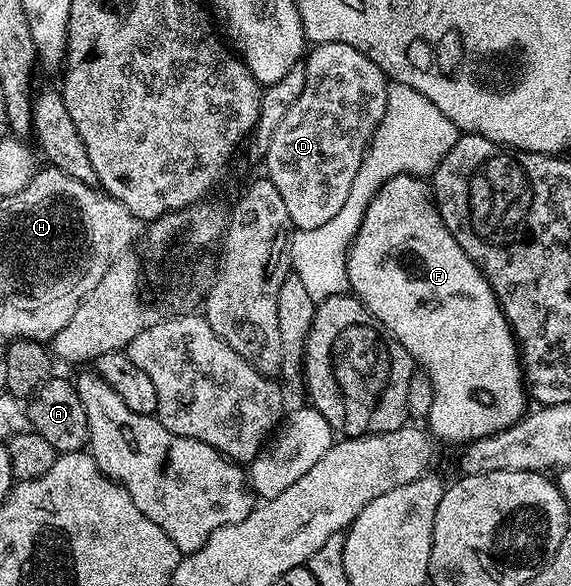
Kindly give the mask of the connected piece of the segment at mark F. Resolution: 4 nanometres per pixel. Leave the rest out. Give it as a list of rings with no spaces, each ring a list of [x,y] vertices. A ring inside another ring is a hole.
[[[399,174],[390,180],[386,180],[386,184],[382,184],[380,191],[372,197],[366,212],[362,216],[362,224],[358,228],[356,238],[352,241],[352,247],[348,249],[348,284],[351,293],[357,300],[395,336],[398,344],[402,344],[402,348],[406,348],[406,352],[411,356],[413,363],[419,369],[425,370],[430,376],[430,384],[434,384],[434,404],[428,413],[426,426],[433,439],[439,440],[441,438],[444,442],[467,444],[479,438],[496,434],[499,430],[505,430],[507,426],[513,426],[524,417],[526,413],[526,407],[524,407],[526,383],[516,338],[513,336],[510,324],[498,304],[496,294],[484,278],[484,273],[469,260],[466,252],[462,252],[458,240],[454,240],[454,236],[446,228],[440,211],[436,209],[431,185],[423,177],[415,174]],[[475,394],[485,394],[492,401],[492,406],[480,406],[479,400],[472,398]]]

